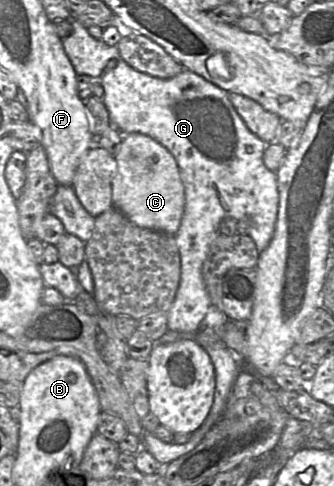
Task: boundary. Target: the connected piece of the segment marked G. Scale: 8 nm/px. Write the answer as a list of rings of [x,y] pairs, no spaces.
[[[70,18],[72,25],[72,32],[69,36],[62,39],[63,49],[68,56],[71,64],[77,75],[88,75],[93,78],[99,78],[99,82],[103,86],[104,95],[102,101],[104,102],[108,112],[111,124],[121,131],[122,134],[129,133],[141,133],[148,135],[158,141],[163,145],[175,158],[178,165],[180,178],[184,186],[184,195],[185,195],[185,207],[184,214],[180,227],[175,234],[175,241],[179,251],[180,257],[180,280],[179,286],[174,298],[174,301],[167,312],[167,324],[168,330],[173,330],[177,332],[182,332],[186,334],[195,335],[202,326],[202,321],[205,319],[205,316],[208,312],[209,307],[211,306],[211,299],[207,292],[205,282],[202,276],[202,268],[205,262],[205,259],[208,255],[210,246],[216,236],[219,234],[219,225],[225,218],[234,218],[236,220],[249,220],[249,233],[248,235],[253,239],[259,253],[263,252],[269,245],[275,230],[275,224],[278,214],[279,206],[279,190],[277,185],[277,175],[276,172],[270,171],[263,162],[264,150],[269,143],[261,140],[254,133],[252,133],[249,128],[246,126],[242,118],[239,116],[234,106],[228,97],[228,92],[220,87],[216,86],[212,82],[207,81],[200,75],[184,69],[180,74],[170,78],[170,79],[160,79],[153,76],[150,76],[146,73],[140,72],[129,64],[127,64],[119,55],[117,46],[110,46],[104,43],[102,40],[95,39],[90,35],[87,28],[83,26],[75,18]]]

